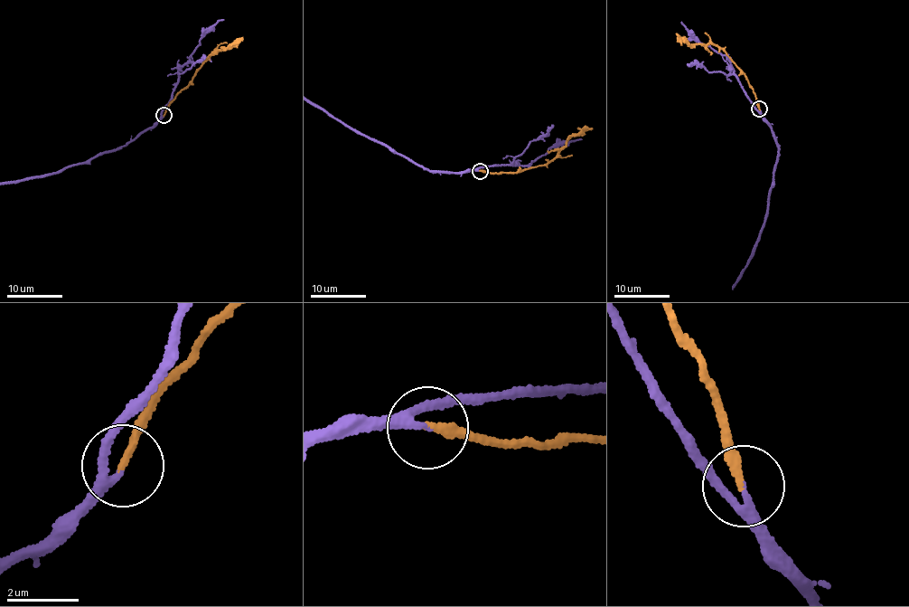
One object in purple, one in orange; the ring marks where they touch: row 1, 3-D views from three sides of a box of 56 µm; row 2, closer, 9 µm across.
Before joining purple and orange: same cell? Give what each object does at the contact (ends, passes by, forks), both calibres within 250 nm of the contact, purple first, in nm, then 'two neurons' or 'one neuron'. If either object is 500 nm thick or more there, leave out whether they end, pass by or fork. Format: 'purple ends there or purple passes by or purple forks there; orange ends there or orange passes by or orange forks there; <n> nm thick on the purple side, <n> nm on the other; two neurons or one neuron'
purple passes by; orange ends there; 180 nm thick on the purple side, 220 nm on the other; one neuron

